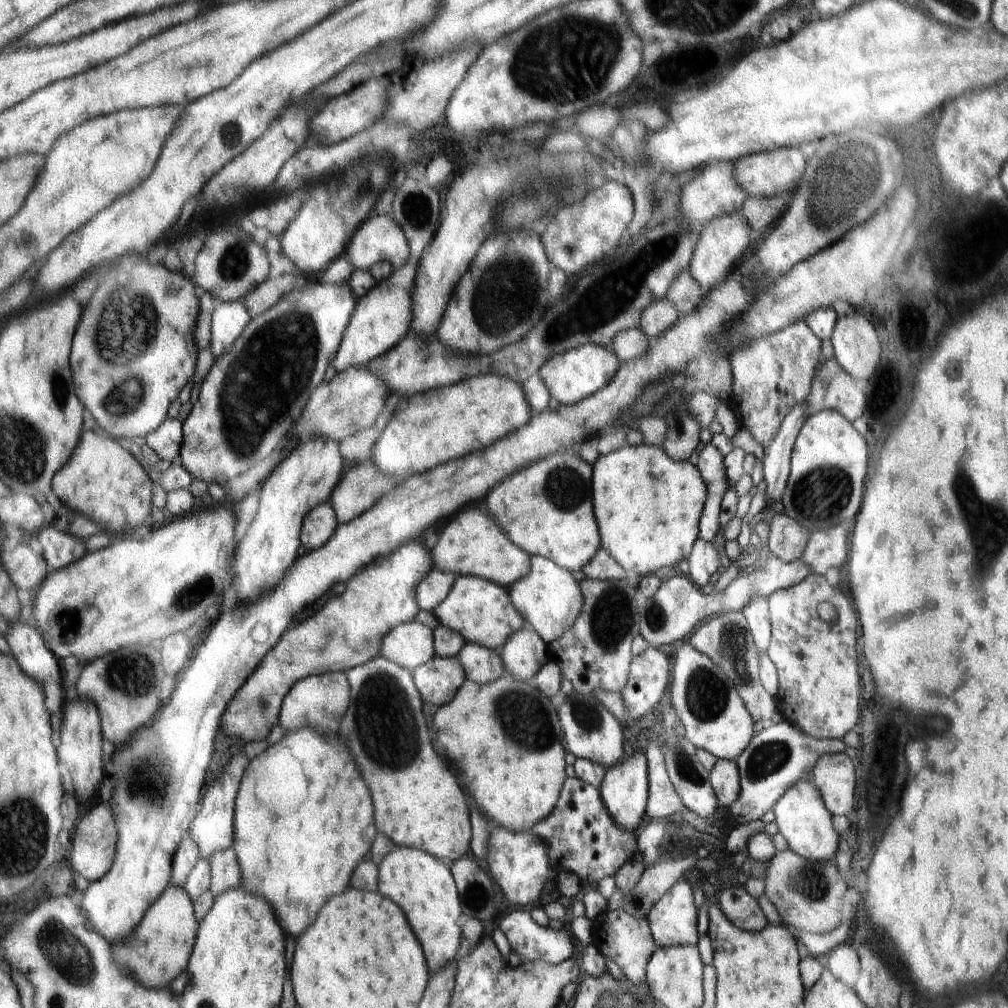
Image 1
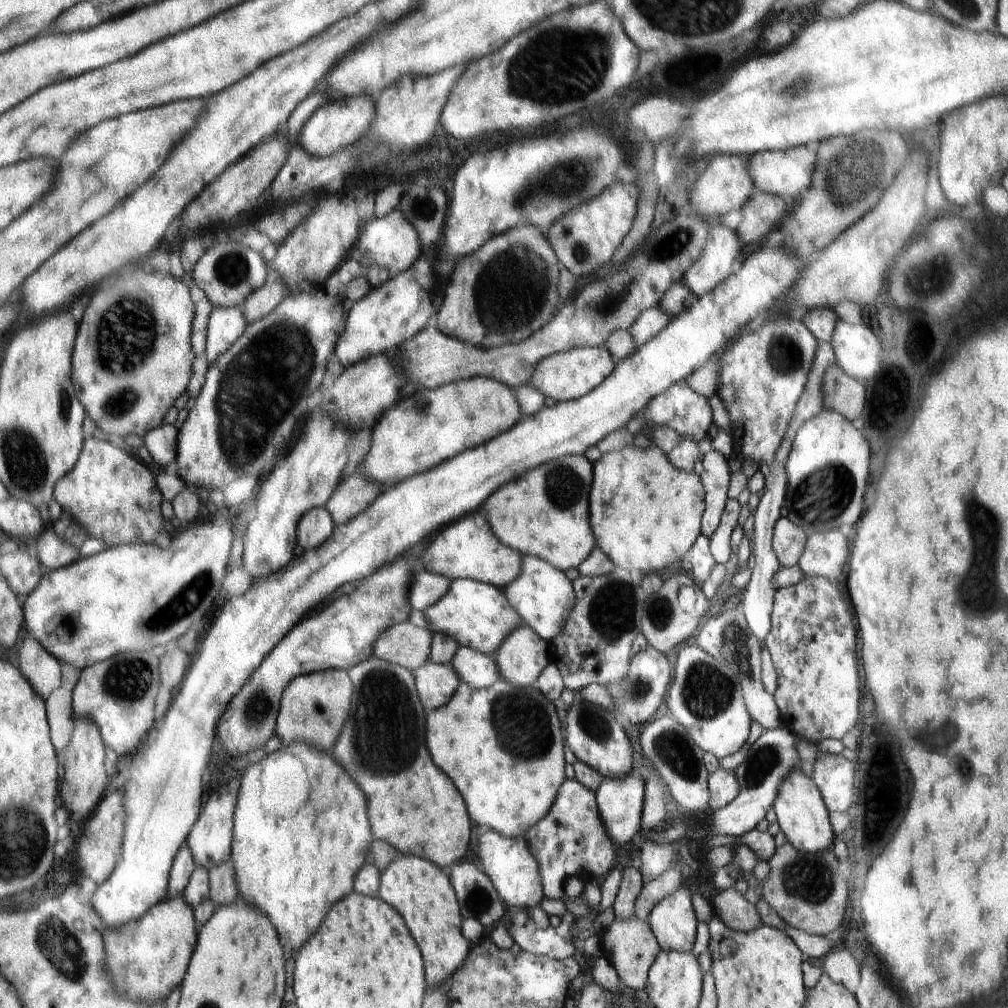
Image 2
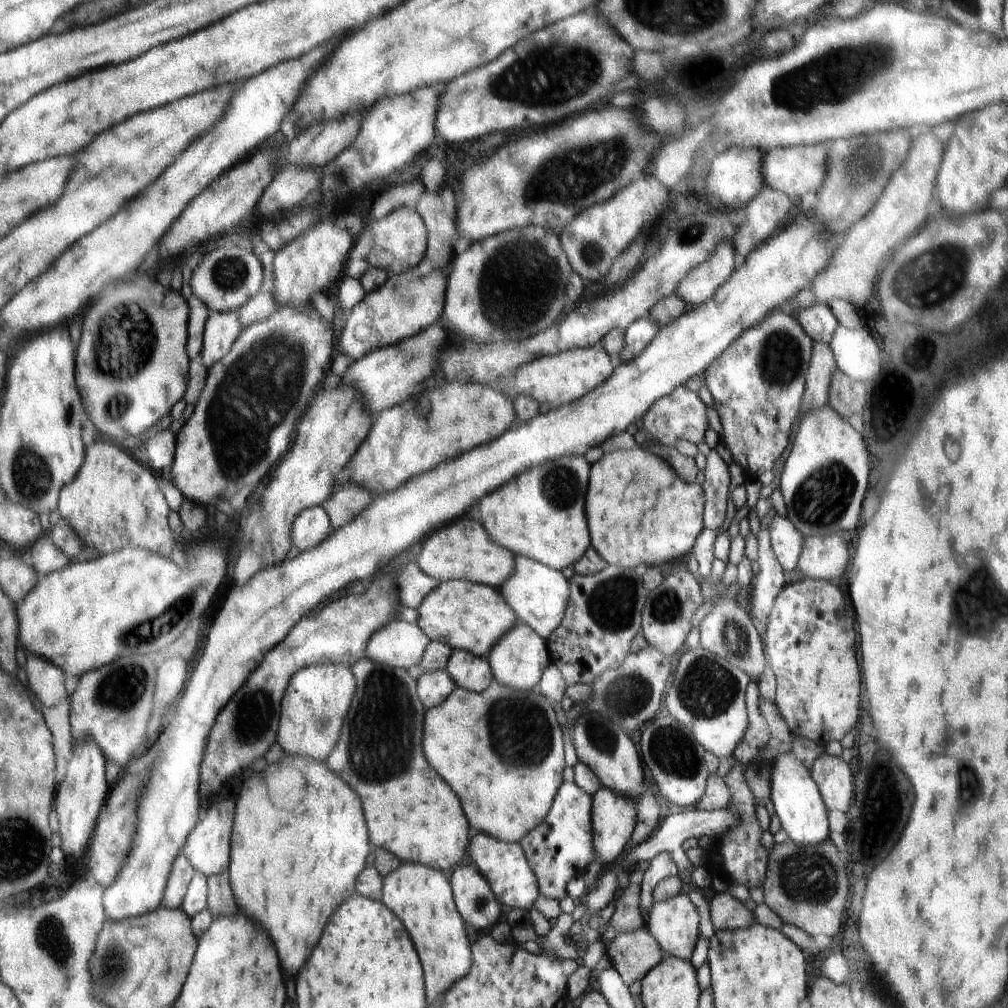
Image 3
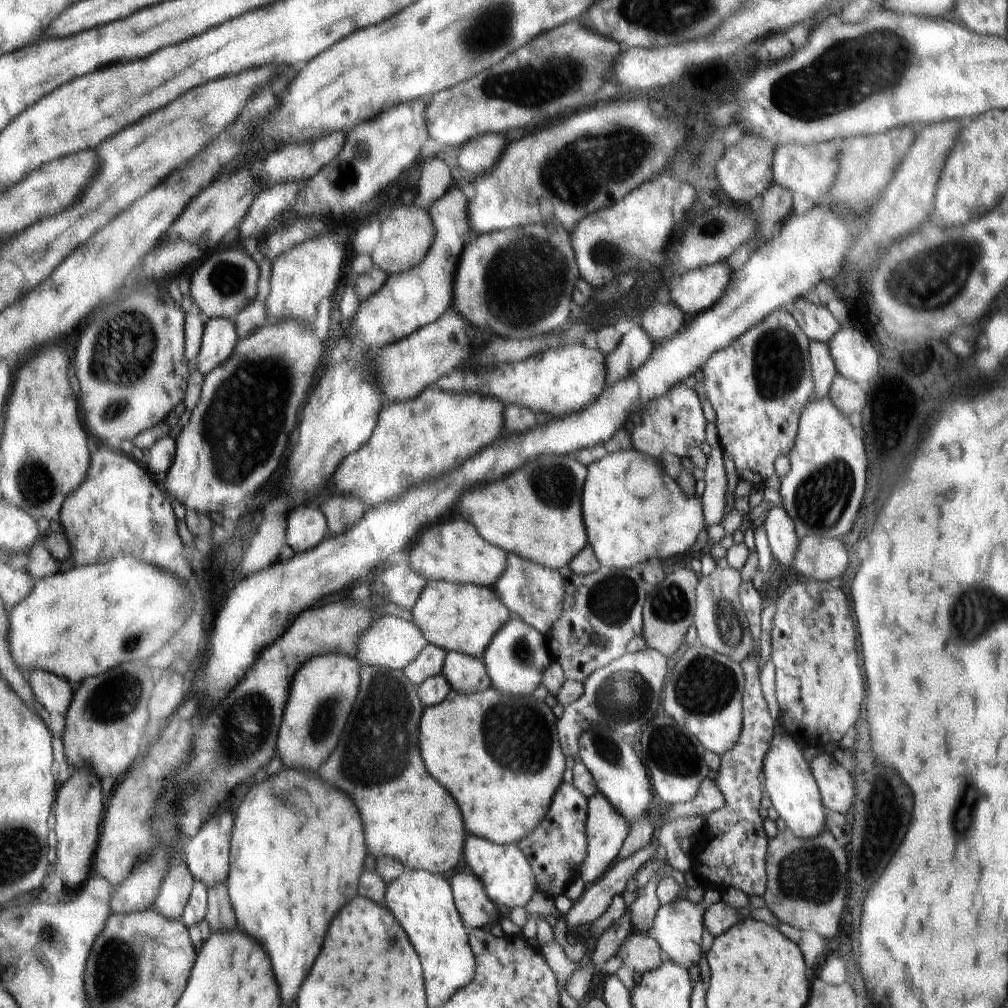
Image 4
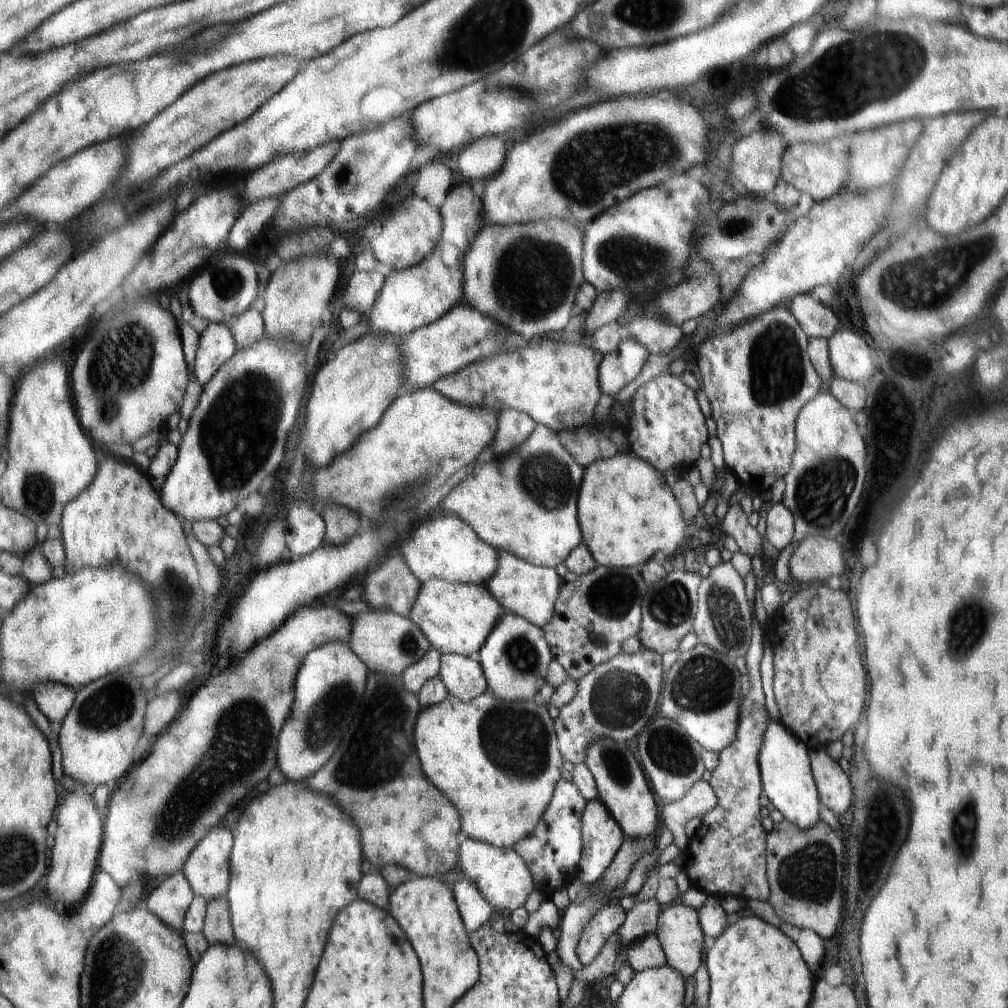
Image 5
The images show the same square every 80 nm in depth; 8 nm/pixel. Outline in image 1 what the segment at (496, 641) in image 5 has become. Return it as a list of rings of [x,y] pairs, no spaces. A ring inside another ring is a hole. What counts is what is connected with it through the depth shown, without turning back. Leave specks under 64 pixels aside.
[[[529,627],[514,633],[499,651],[508,674],[527,683],[538,674],[536,664],[546,662],[549,653],[541,635]]]

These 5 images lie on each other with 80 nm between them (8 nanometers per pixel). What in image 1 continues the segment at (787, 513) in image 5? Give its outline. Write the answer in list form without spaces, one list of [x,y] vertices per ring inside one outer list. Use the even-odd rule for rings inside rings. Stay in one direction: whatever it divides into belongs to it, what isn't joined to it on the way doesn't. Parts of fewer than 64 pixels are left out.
[[[786,513],[776,514],[769,524],[767,546],[772,556],[791,564],[803,555],[810,531]]]

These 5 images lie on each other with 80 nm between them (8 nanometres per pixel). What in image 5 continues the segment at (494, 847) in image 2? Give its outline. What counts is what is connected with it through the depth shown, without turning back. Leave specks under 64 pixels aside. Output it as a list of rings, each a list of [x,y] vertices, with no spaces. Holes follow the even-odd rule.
[[[462,836],[461,865],[465,878],[472,881],[483,894],[493,910],[510,914],[513,910],[524,907],[526,898],[534,890],[532,874],[525,859],[513,848],[492,846],[490,843]]]

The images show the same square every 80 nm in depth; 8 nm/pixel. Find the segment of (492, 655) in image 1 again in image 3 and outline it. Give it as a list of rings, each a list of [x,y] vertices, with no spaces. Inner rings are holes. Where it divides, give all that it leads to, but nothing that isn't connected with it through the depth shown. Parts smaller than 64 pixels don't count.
[[[452,650],[445,670],[452,676],[456,686],[475,693],[482,692],[494,682],[488,659],[470,654],[470,651]]]

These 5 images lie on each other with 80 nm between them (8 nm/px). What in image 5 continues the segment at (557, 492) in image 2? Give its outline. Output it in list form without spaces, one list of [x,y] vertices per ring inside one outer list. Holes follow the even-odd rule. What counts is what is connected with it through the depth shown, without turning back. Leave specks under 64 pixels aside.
[[[536,423],[532,434],[518,448],[518,452],[500,456],[500,460],[478,462],[474,474],[470,474],[466,482],[458,482],[458,486],[454,486],[454,494],[446,498],[444,508],[474,526],[473,530],[478,530],[478,534],[482,534],[482,538],[486,538],[490,546],[512,552],[518,558],[536,566],[556,568],[583,540],[578,526],[576,502],[584,470],[585,467],[565,449],[557,431]]]

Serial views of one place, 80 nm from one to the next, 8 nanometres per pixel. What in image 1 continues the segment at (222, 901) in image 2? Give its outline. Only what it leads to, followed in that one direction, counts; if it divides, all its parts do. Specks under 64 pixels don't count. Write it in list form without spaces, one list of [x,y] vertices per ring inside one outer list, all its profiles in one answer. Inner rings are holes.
[[[235,850],[214,853],[208,861],[211,870],[209,890],[214,898],[241,886],[241,867]]]

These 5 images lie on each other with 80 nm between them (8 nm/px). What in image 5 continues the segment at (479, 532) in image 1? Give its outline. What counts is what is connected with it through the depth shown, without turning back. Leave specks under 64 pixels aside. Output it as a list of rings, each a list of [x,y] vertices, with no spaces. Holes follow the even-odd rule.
[[[457,516],[432,518],[416,526],[402,542],[400,552],[406,554],[409,569],[422,583],[442,579],[453,583],[486,585],[496,574],[500,560],[498,550],[482,542],[473,528]]]

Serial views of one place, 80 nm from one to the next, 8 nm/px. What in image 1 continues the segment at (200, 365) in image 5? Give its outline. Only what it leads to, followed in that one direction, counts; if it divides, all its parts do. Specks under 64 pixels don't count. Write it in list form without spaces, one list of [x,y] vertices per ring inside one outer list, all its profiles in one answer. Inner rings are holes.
[[[217,301],[214,303],[214,308],[210,348],[217,359],[232,348],[234,341],[245,332],[252,316],[245,304],[240,301],[231,303]]]

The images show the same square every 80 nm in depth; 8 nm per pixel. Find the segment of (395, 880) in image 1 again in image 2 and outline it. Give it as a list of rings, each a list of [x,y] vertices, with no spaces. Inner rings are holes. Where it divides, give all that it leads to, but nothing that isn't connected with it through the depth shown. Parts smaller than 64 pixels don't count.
[[[416,856],[398,858],[386,868],[386,872],[382,872],[380,898],[386,898],[386,902],[390,902],[402,918],[406,918],[406,926],[414,930],[414,938],[418,938],[418,946],[422,946],[422,958],[426,958],[426,982],[430,982],[430,988],[436,990],[448,984],[446,980],[465,964],[470,950],[460,932],[461,905],[454,894],[453,884],[450,884],[448,872]]]

